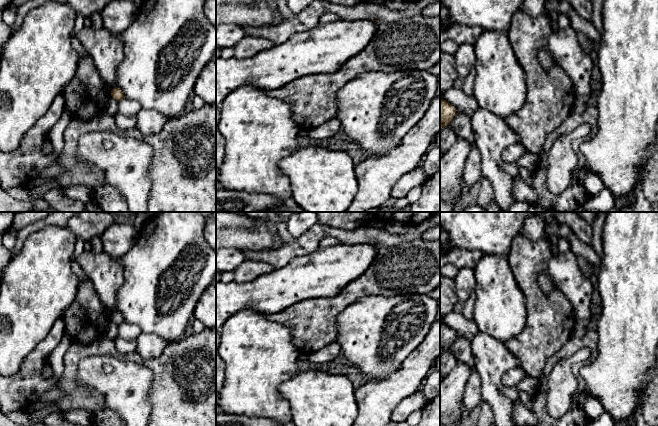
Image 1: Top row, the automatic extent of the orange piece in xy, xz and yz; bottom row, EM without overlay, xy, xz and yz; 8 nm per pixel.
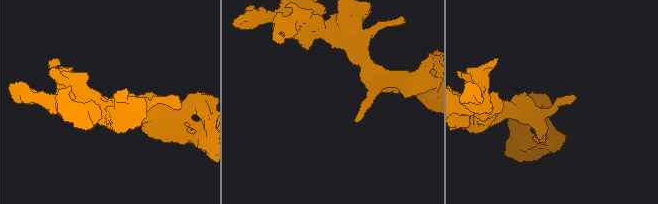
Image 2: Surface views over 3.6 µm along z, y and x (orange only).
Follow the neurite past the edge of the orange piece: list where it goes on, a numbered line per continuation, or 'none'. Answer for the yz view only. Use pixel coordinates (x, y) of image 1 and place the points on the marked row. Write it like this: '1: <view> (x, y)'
none

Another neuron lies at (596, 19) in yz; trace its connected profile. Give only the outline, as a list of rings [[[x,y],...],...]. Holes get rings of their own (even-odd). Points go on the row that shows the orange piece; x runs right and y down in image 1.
[[[591,0],[593,10],[592,10],[592,17],[591,23],[597,29],[599,33],[603,32],[603,21],[602,21],[602,5],[604,0]]]

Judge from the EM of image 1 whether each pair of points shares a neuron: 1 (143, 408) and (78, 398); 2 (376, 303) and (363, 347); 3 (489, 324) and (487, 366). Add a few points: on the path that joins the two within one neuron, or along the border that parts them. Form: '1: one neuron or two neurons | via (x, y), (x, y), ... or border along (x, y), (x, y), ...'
1: two neurons | border along (85, 388), (97, 390), (104, 403), (119, 415)
2: one neuron | via (376, 314), (376, 334), (374, 336)
3: two neurons | border along (479, 330), (504, 343)

